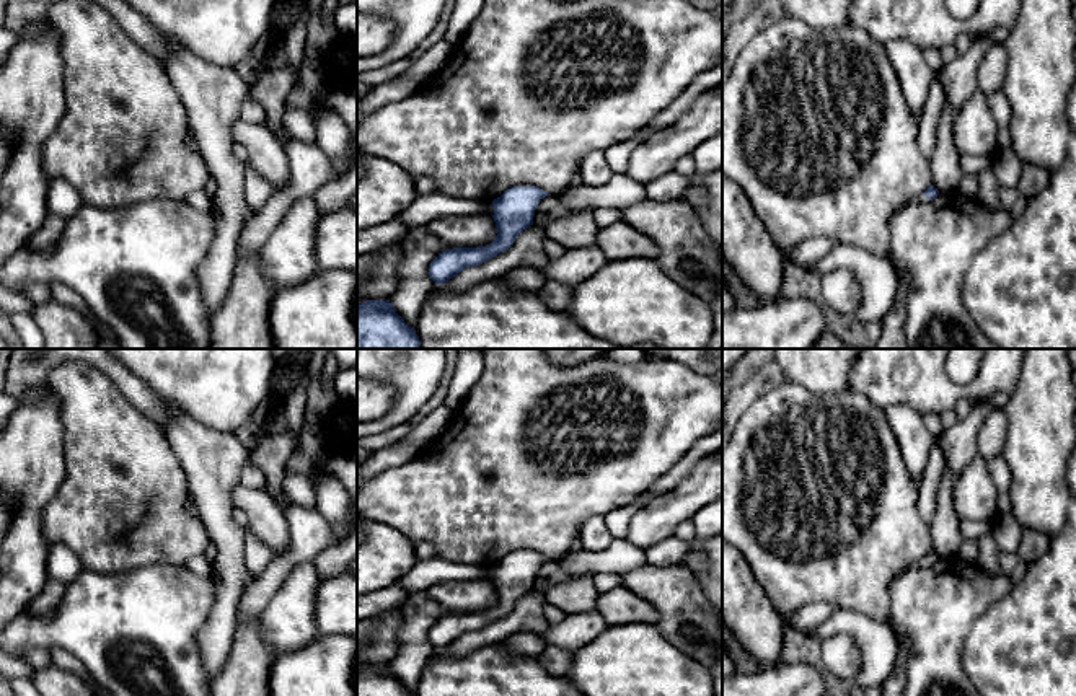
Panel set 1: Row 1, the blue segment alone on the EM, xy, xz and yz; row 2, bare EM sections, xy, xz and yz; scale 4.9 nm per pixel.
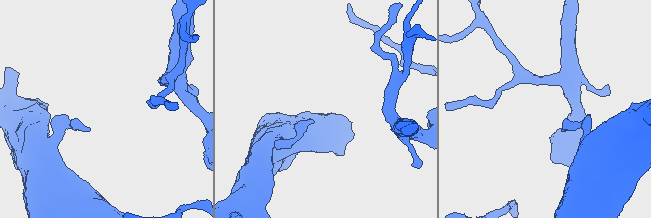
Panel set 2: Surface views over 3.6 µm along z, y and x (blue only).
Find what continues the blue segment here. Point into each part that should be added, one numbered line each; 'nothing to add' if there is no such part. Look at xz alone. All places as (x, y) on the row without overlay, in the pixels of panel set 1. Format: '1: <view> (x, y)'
nothing to add

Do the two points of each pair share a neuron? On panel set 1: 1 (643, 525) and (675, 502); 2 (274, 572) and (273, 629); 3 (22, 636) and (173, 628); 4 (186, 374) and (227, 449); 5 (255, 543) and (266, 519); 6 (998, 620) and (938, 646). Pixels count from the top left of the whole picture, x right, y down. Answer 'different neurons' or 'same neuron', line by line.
1: same neuron
2: different neurons
3: same neuron
4: different neurons
5: different neurons
6: different neurons

